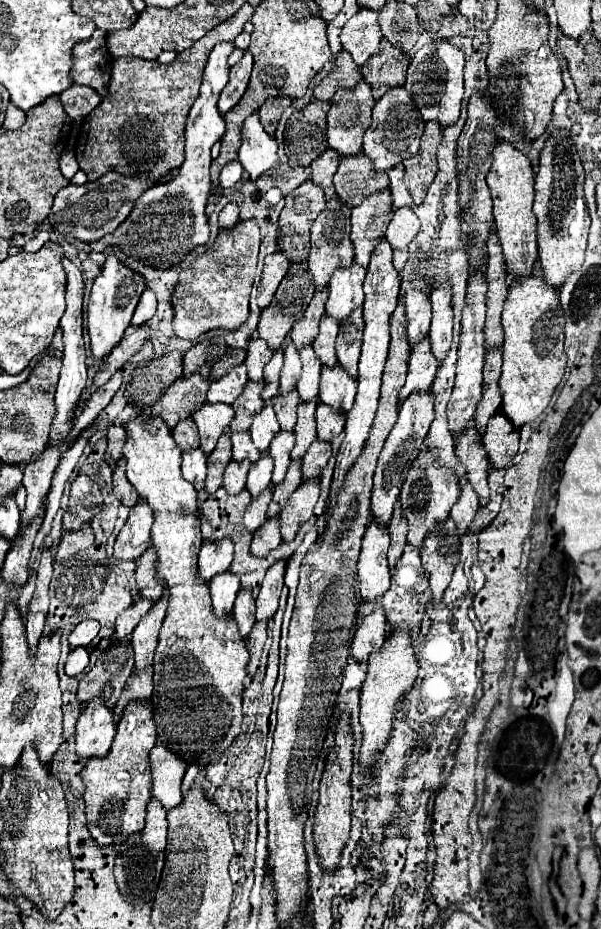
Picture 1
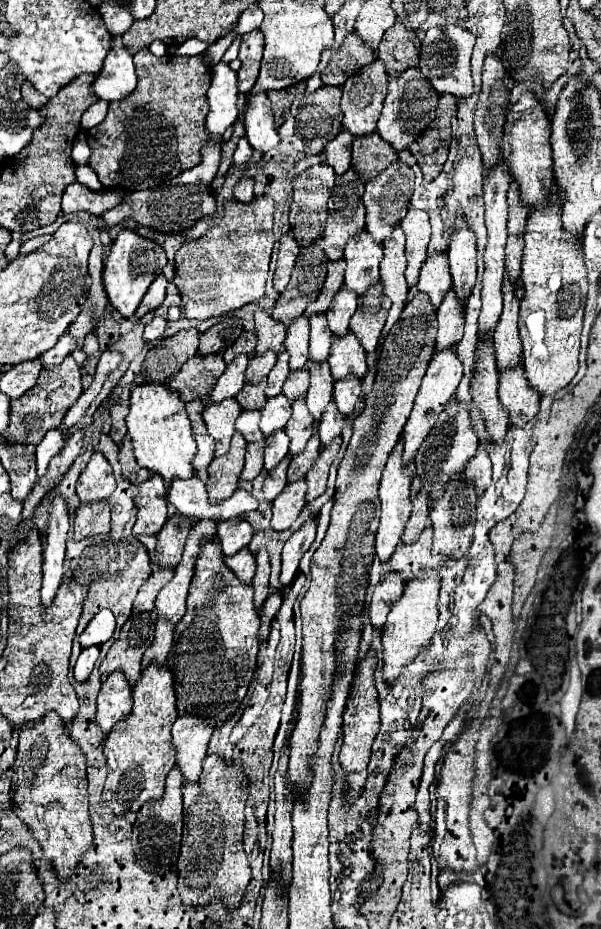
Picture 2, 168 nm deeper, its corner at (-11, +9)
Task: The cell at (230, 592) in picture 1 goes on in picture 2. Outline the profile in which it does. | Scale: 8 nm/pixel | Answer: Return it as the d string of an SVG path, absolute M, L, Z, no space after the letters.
M248 548L238 550L234 556L224 556L224 562L230 570L234 570L234 574L242 582L248 582L248 584L252 582L254 572L256 572L256 556Z

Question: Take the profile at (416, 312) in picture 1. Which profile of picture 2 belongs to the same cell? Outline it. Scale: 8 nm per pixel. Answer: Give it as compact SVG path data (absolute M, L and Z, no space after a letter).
M434 252L428 256L420 270L420 280L418 280L418 290L426 292L432 300L432 306L438 308L444 294L452 286L452 276L450 276L450 264L448 264L448 254L446 252Z

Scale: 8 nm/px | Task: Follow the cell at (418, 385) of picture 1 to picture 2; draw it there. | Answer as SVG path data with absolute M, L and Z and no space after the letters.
M454 288L446 292L444 302L438 308L438 324L436 350L456 346L464 332L464 302L458 300Z

